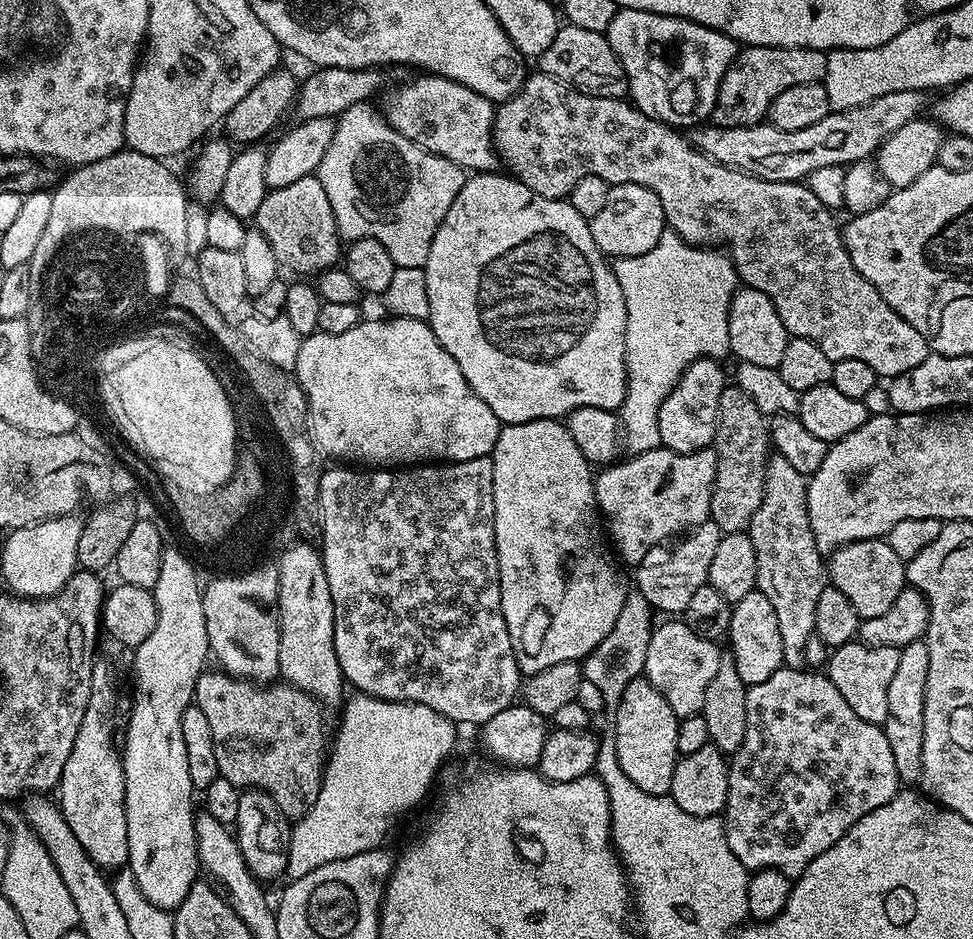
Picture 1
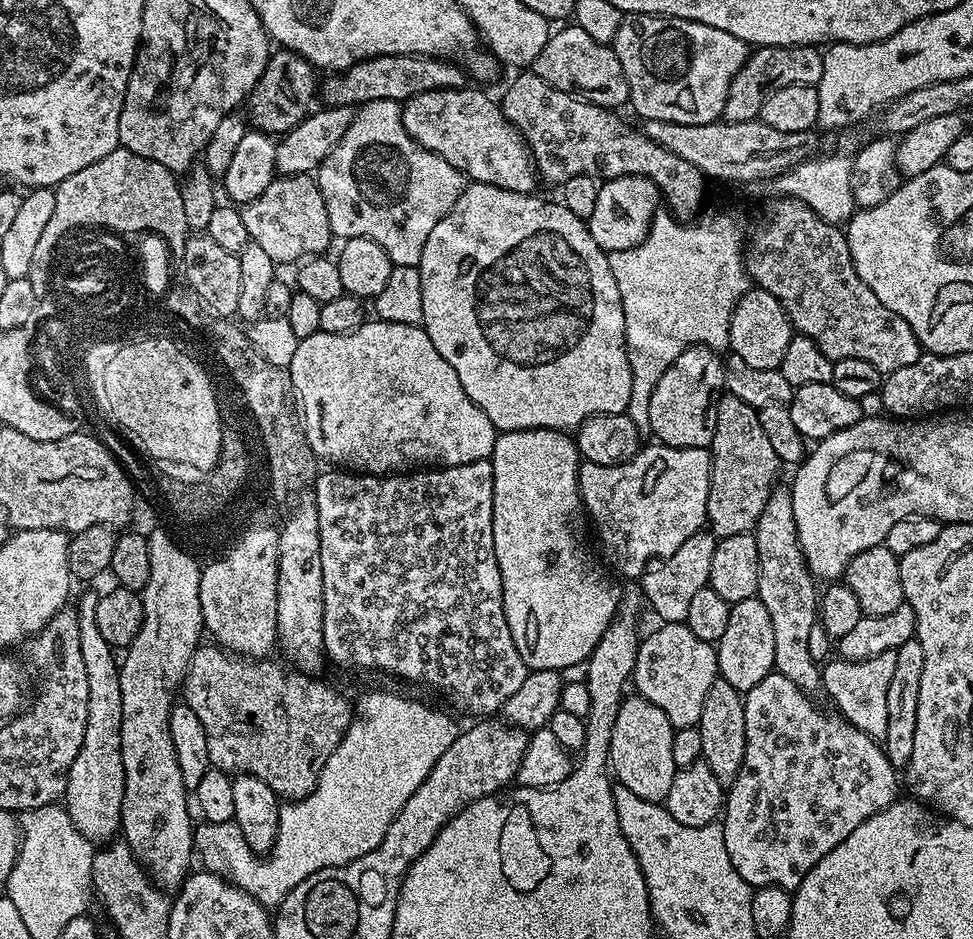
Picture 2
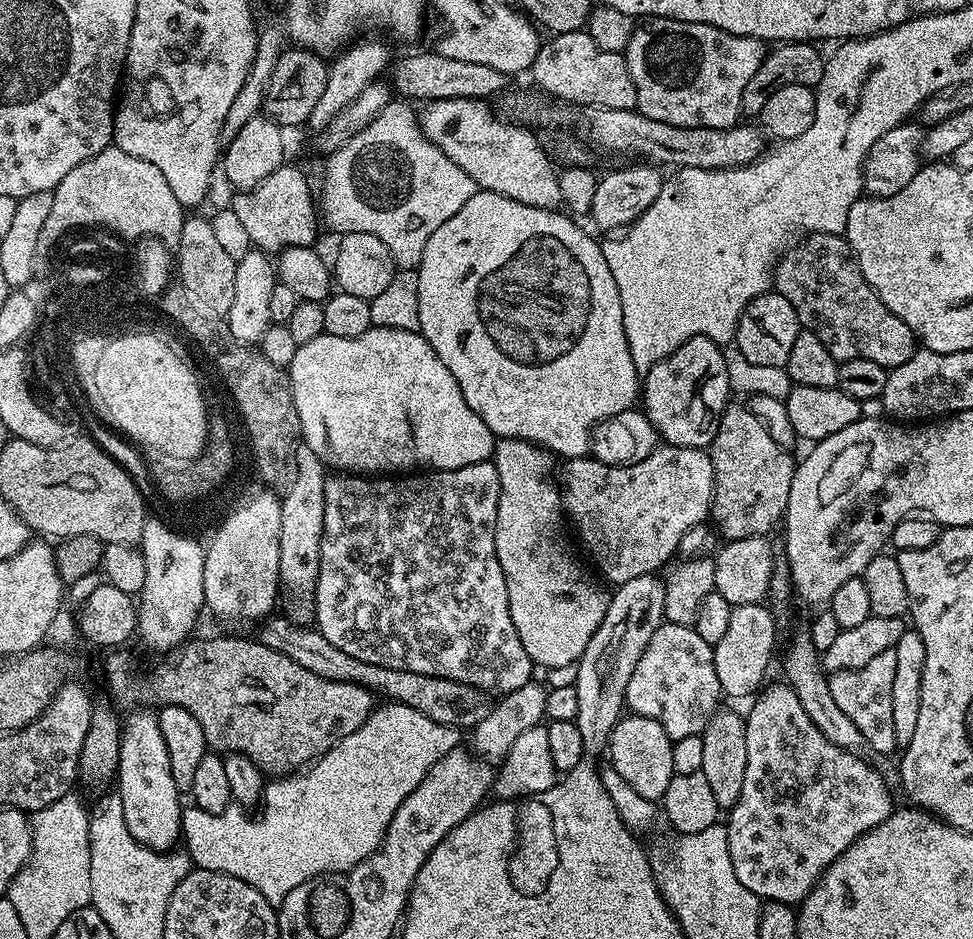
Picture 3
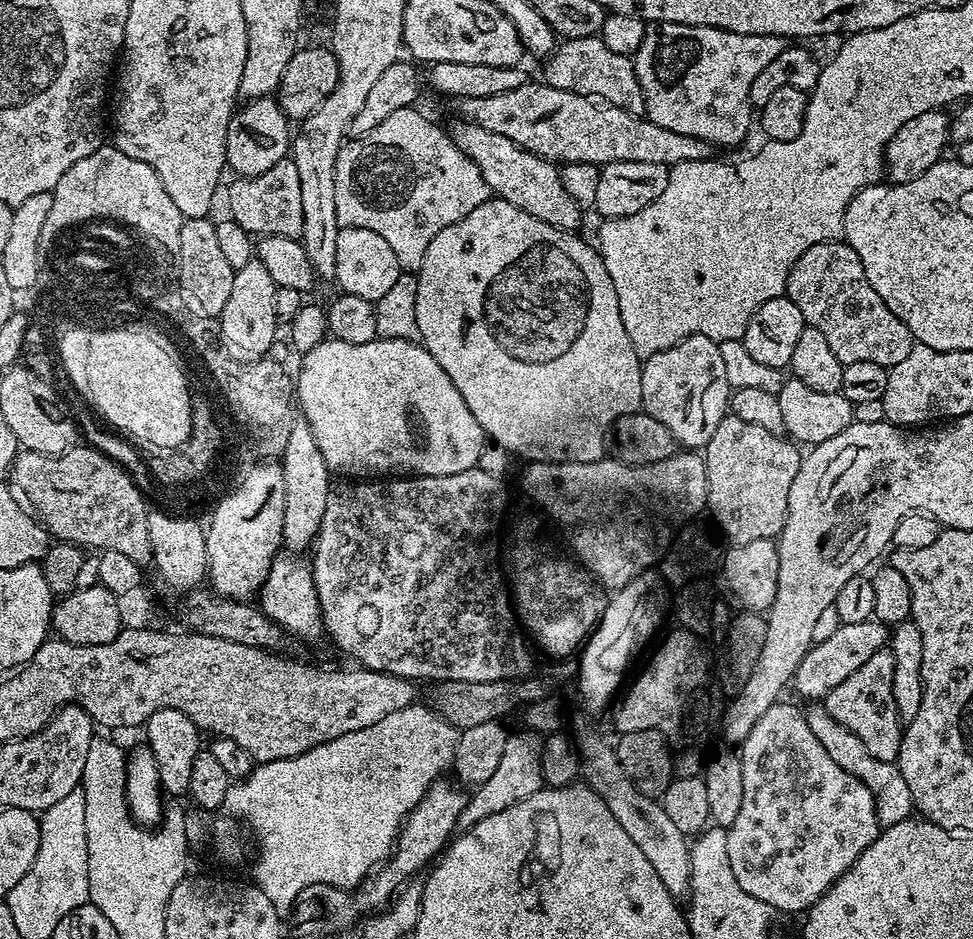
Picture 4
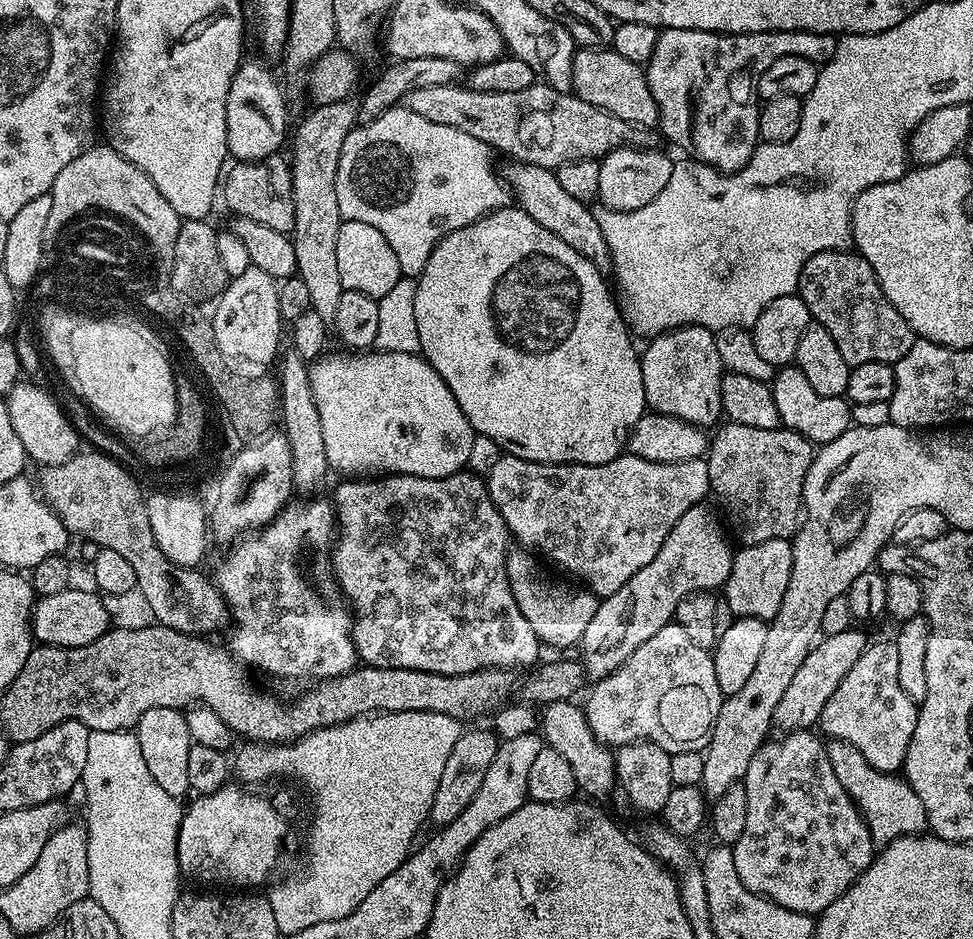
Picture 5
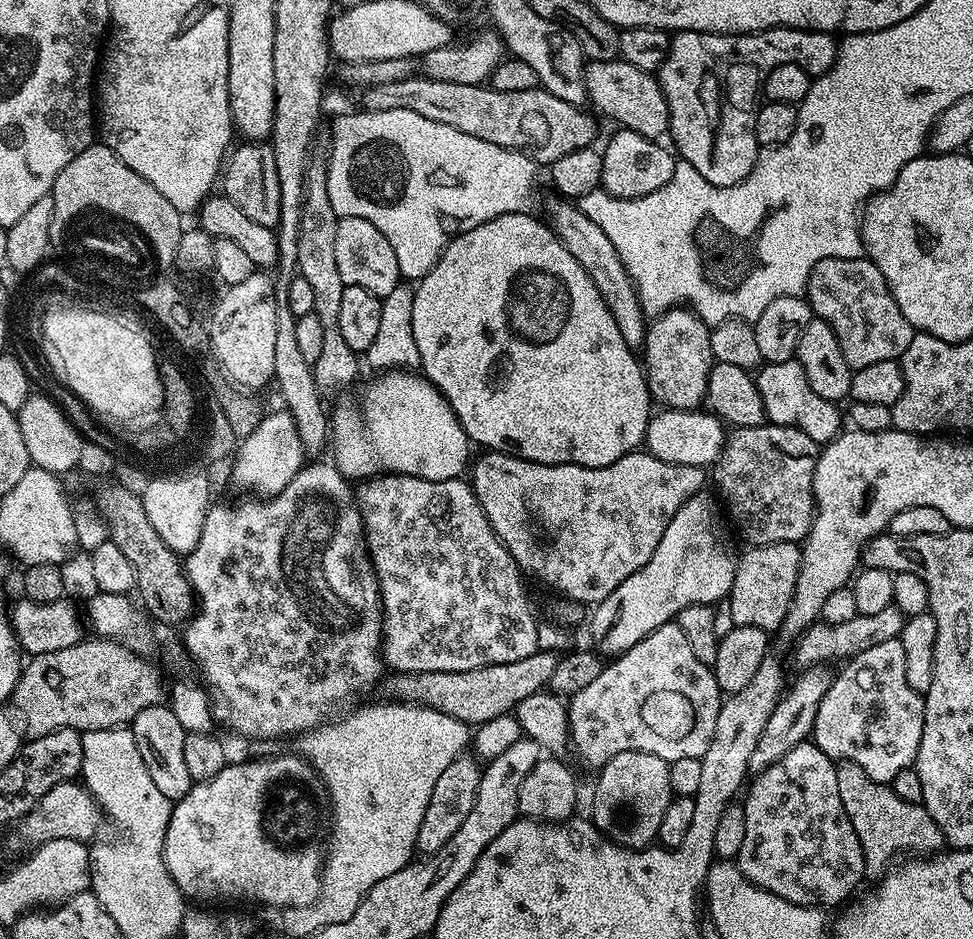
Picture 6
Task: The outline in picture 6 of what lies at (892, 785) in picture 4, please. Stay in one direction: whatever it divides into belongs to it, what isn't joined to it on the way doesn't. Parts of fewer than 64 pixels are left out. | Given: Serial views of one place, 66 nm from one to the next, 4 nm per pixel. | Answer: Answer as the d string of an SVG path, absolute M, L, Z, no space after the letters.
M837 763L836 777L838 798L842 798L846 818L850 818L854 826L854 834L858 834L858 842L862 846L865 877L883 876L889 871L890 865L897 859L895 856L899 852L935 854L945 847L946 841L942 830L938 830L934 818L930 818L923 803L915 799L914 801L903 800L895 792L895 787L874 782L857 764Z

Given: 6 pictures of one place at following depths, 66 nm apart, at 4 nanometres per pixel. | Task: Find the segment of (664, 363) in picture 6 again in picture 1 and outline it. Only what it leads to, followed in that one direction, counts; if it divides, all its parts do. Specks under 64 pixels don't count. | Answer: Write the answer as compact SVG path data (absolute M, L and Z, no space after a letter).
M701 358L693 361L678 382L666 394L658 410L658 434L660 443L671 452L697 452L713 447L718 422L718 402L726 387L721 361Z

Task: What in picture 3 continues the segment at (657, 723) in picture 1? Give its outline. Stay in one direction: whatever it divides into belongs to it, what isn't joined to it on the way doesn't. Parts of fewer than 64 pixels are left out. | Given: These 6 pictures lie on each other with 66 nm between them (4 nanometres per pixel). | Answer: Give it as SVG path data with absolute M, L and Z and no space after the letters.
M625 714L614 726L612 736L607 742L606 752L607 755L612 755L611 767L616 768L618 774L622 774L622 778L626 778L626 782L630 782L630 786L634 786L634 790L638 790L638 794L642 794L642 798L660 802L663 801L666 786L670 786L674 775L672 742L666 734L666 730L662 730L662 726L658 722L654 722L654 718Z

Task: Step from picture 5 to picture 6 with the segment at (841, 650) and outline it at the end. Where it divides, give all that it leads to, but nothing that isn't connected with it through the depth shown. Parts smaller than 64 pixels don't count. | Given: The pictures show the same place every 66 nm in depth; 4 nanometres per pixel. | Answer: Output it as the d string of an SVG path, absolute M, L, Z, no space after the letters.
M824 666L807 667L801 671L796 681L787 685L786 691L781 695L779 702L774 706L774 714L770 714L766 727L758 737L758 746L754 754L750 754L749 773L765 772L770 765L778 762L794 746L805 743L811 737L814 718L818 714L818 706L822 706L822 698L826 698L826 690L830 690L834 676Z

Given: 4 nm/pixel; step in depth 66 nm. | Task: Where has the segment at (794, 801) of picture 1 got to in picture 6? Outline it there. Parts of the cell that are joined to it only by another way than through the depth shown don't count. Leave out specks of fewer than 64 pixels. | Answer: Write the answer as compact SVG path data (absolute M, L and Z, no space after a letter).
M805 742L794 746L778 762L765 772L755 773L756 780L747 785L748 797L742 800L746 814L746 838L738 857L741 874L752 884L767 892L786 898L786 902L801 904L807 908L831 910L835 904L843 905L848 895L865 879L862 846L846 810L842 798L838 798L836 764L818 746Z

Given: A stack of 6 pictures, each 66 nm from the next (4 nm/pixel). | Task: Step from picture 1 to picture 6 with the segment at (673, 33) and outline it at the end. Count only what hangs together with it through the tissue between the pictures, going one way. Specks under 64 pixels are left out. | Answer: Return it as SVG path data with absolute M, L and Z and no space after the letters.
M767 28L765 32L743 36L675 33L668 41L668 53L658 79L662 94L666 94L668 132L676 143L679 159L690 162L714 186L729 188L741 184L754 170L758 155L754 122L758 97L770 70L774 66L797 64L815 78L832 68L837 51L835 35L805 28Z

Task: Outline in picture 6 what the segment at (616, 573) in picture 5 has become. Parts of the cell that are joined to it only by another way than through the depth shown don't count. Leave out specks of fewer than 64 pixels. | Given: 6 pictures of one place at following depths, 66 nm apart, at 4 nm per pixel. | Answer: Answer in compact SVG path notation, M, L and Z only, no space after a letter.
M491 450L485 451L483 455L484 457L476 465L474 465L475 463L471 465L470 483L490 526L498 534L498 538L506 546L508 553L514 558L516 567L525 577L533 576L538 583L545 584L546 587L553 588L556 592L561 592L564 595L561 597L565 601L575 602L581 606L599 604L614 590L618 590L618 586L622 586L622 582L626 582L626 578L630 578L630 574L634 574L634 570L642 570L642 566L646 566L646 562L650 562L650 554L654 554L658 542L662 542L662 534L666 534L666 526L670 526L670 518L674 518L674 514L678 514L678 506L682 506L682 502L689 500L706 484L705 469L694 466L678 466L674 462L662 462L646 450L631 452L618 458L618 462L601 468L583 468L577 464L539 464L533 460L521 460L518 456L501 454Z

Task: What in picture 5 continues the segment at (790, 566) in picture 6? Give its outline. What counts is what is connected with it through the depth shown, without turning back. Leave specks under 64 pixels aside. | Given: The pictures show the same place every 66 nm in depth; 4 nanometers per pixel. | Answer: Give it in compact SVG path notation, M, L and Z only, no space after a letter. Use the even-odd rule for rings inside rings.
M771 540L745 544L733 555L732 569L722 589L722 599L730 606L733 617L758 618L770 622L786 598L792 569L792 540ZM741 551L741 552L740 552Z

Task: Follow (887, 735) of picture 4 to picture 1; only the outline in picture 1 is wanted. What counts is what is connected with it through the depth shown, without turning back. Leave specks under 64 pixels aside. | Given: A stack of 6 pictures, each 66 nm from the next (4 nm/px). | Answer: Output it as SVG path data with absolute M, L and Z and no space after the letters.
M859 642L843 644L841 648L831 649L826 675L830 678L830 682L834 682L834 686L838 686L842 698L846 698L846 703L854 709L854 714L858 714L858 718L866 718L866 722L883 726L886 722L888 704L886 694L898 670L899 657L899 648L870 646Z

